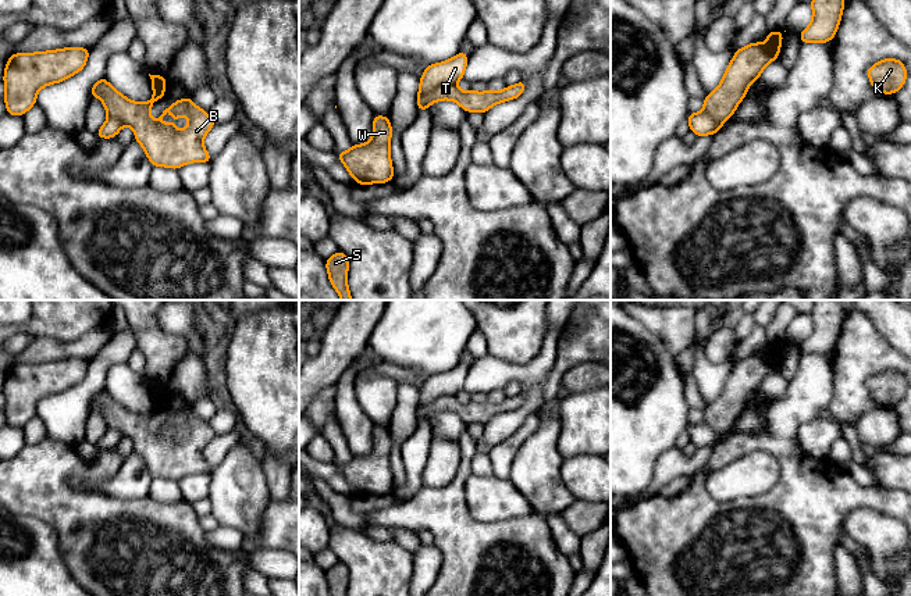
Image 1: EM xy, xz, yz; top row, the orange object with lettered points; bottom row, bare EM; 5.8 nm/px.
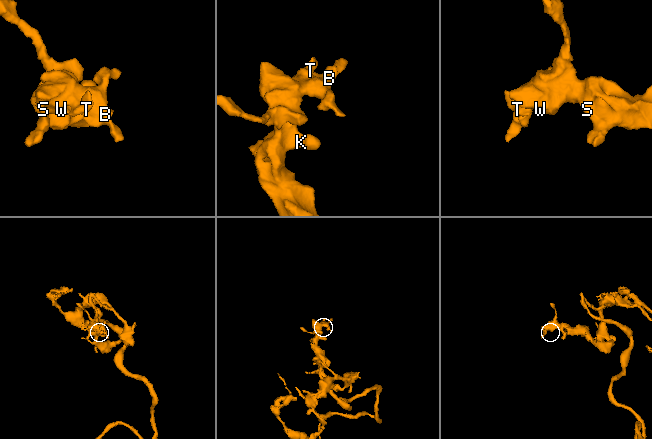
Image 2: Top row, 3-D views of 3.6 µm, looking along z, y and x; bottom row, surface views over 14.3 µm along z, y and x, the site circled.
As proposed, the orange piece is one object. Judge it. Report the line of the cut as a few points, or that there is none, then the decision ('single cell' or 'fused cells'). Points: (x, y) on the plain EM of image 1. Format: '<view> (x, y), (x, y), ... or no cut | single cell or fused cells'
xz (454, 393), (445, 393), (426, 403), (422, 407), (424, 420) | fused cells

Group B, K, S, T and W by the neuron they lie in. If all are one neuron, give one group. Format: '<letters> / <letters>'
B K S W / T

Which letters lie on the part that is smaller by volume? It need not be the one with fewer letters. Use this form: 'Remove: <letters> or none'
Remove: T

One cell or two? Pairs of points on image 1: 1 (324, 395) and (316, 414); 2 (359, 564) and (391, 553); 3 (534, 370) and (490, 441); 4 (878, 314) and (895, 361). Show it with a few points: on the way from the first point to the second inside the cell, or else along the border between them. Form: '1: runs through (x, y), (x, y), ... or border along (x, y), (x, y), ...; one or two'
1: runs through (324, 399), (320, 410); one
2: runs through (367, 564), (380, 564), (383, 561); one
3: runs through (533, 388), (533, 400), (508, 423); one
4: border along (868, 318), (896, 350); two

